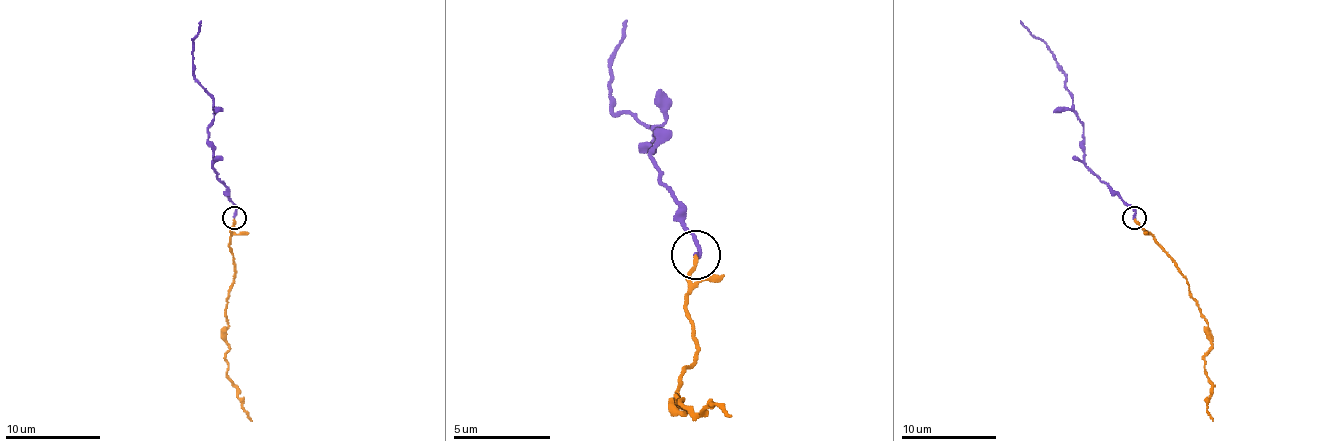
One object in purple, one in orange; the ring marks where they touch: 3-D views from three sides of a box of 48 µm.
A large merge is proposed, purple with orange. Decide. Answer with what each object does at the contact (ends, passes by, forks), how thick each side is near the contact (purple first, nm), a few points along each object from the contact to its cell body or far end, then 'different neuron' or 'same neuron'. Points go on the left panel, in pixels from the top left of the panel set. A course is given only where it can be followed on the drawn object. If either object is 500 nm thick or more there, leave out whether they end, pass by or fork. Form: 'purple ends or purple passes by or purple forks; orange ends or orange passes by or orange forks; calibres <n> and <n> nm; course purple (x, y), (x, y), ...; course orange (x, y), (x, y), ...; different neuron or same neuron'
purple ends; orange ends; calibres 190 and 160 nm; course purple (235, 217), (235, 203), (213, 165), (208, 124), (213, 96), (194, 77), (192, 39), (201, 20); course orange (235, 219), (230, 238), (235, 279), (227, 298), (225, 331), (227, 371), (242, 409), (251, 421); same neuron

